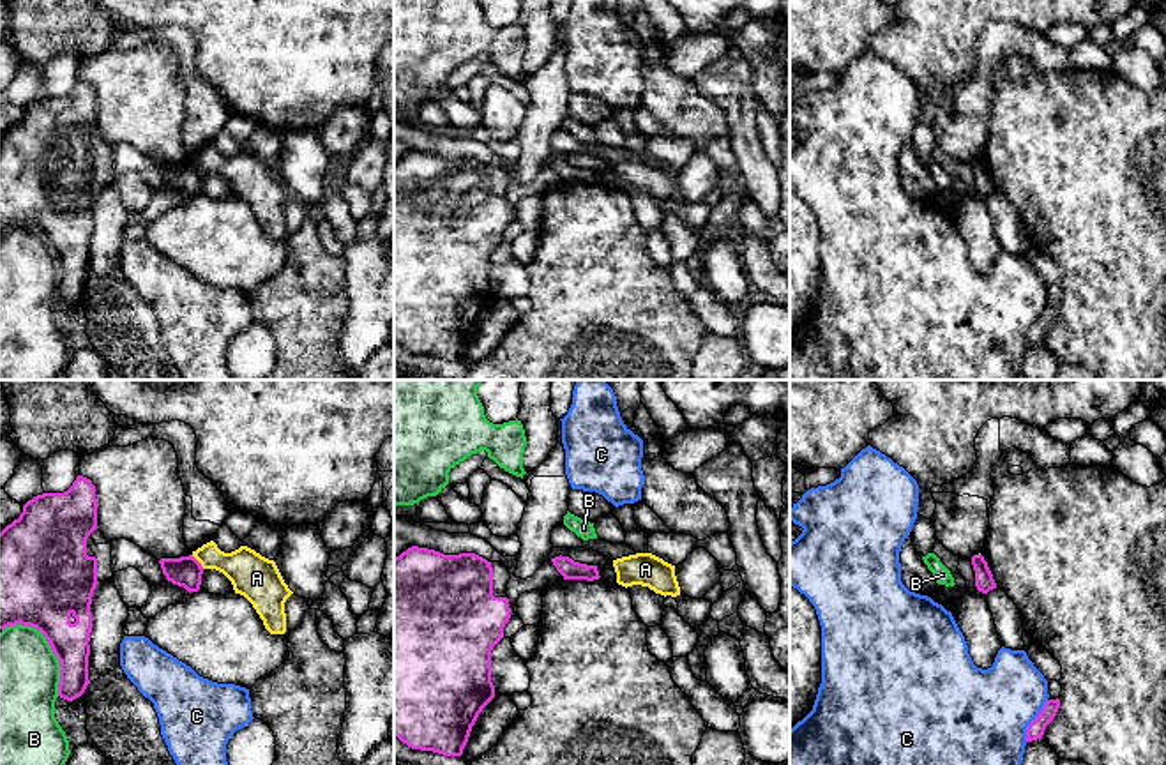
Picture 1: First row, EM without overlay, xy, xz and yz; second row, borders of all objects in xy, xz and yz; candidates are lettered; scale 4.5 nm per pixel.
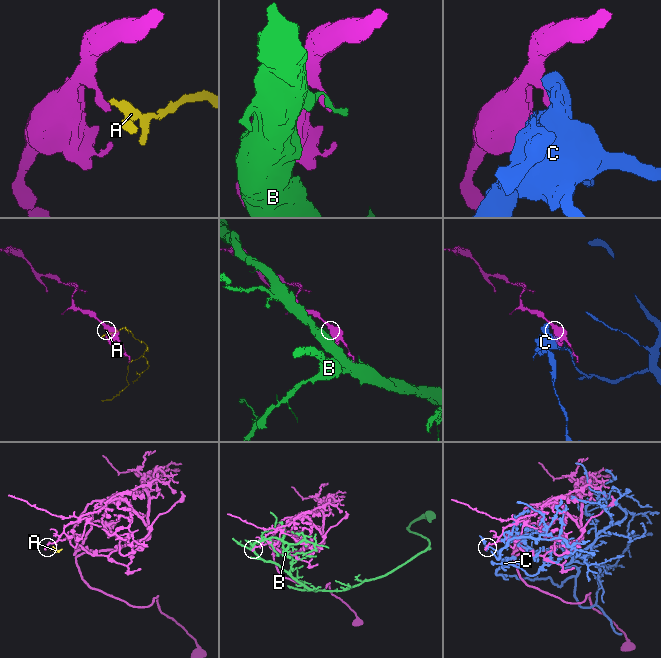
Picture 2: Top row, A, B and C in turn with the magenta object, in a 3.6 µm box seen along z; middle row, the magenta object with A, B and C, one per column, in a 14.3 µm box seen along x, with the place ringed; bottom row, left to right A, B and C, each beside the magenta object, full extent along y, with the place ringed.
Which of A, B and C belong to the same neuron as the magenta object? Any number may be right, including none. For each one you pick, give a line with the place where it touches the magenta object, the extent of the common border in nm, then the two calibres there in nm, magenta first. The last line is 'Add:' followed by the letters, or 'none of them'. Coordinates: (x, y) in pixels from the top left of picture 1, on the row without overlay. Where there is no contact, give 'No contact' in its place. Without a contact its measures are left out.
Add: none of them

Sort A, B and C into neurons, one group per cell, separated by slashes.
A / B / C

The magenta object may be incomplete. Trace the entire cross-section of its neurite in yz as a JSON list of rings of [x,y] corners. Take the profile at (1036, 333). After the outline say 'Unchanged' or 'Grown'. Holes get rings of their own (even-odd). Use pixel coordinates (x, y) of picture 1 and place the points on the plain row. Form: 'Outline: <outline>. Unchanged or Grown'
Outline: [[[1048,304],[1039,320],[1026,332],[1026,346],[1042,343],[1046,330],[1053,325],[1060,311],[1060,304]]]. Unchanged

